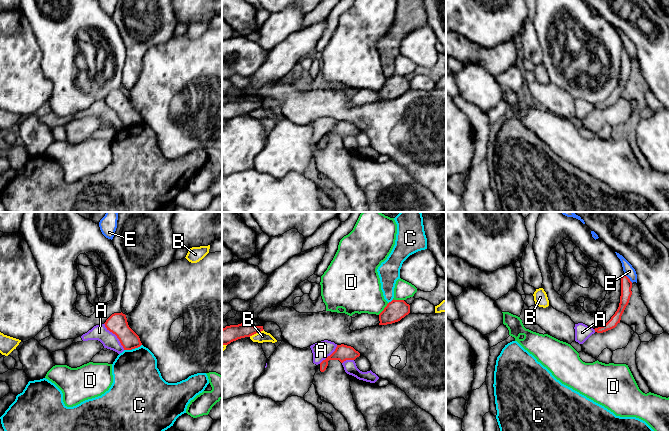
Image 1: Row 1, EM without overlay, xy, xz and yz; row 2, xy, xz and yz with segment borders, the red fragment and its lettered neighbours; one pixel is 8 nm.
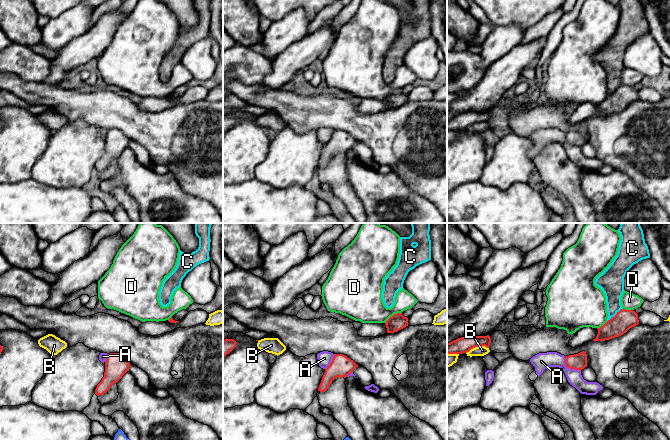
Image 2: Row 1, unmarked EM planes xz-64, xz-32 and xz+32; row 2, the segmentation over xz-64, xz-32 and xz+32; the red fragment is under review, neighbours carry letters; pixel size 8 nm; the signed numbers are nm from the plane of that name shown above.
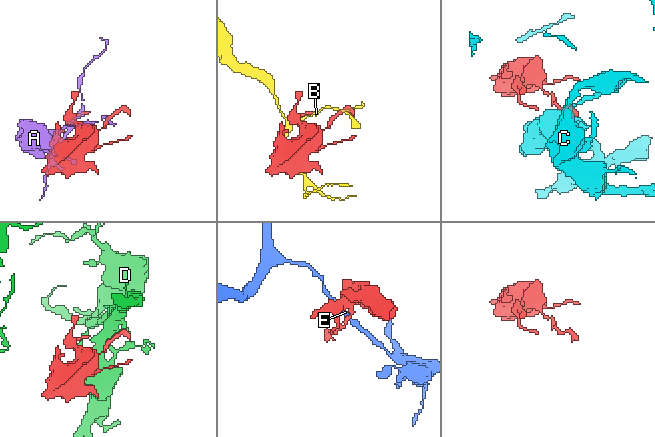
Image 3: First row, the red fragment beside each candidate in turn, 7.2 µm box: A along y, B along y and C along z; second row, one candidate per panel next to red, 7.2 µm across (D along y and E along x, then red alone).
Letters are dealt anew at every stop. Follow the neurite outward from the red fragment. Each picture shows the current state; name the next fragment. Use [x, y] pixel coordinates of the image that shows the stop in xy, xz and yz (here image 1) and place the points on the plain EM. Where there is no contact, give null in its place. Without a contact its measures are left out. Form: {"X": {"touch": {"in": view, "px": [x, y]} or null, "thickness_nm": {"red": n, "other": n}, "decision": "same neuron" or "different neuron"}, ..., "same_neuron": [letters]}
{"A": {"touch": {"in": "xy", "px": [116, 111]}, "thickness_nm": {"red": 160, "other": 130}, "decision": "different neuron"}, "B": {"touch": {"in": "xz", "px": [256, 108]}, "thickness_nm": {"red": 130, "other": 90}, "decision": "different neuron"}, "C": {"touch": {"in": "xy", "px": [132, 124]}, "thickness_nm": {"red": 160, "other": 380}, "decision": "different neuron"}, "D": {"touch": {"in": "xz", "px": [384, 85]}, "thickness_nm": {"red": 160, "other": 360}, "decision": "different neuron"}, "E": {"touch": {"in": "yz", "px": [628, 54]}, "thickness_nm": {"red": 90, "other": 90}, "decision": "different neuron"}, "same_neuron": []}

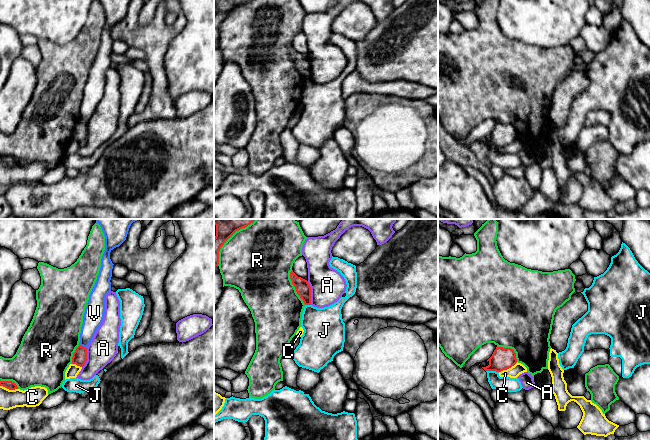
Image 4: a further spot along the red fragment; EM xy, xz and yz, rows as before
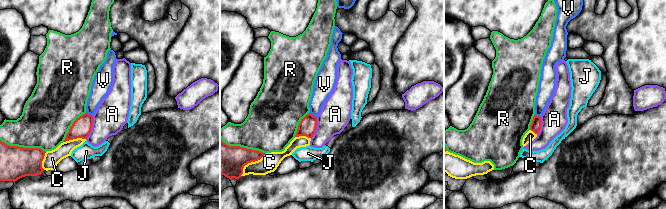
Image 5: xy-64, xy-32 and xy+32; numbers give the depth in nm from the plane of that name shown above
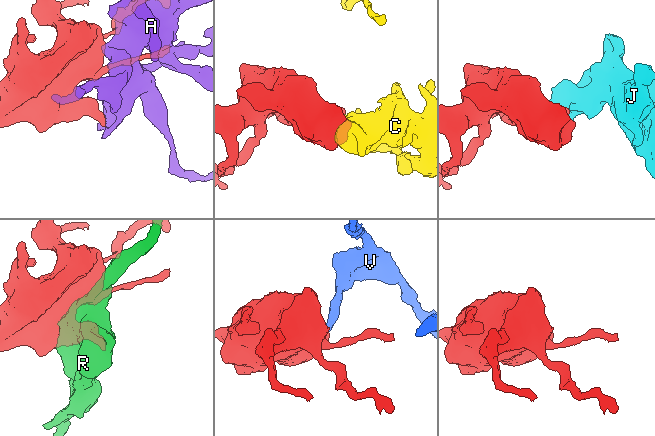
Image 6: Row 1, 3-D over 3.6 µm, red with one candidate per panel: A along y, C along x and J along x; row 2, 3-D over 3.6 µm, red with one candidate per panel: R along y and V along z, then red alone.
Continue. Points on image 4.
{"A": {"touch": {"in": "xz", "px": [310, 69]}, "thickness_nm": {"red": 120, "other": 280}, "decision": "different neuron"}, "C": {"touch": {"in": "yz", "px": [508, 144]}, "thickness_nm": {"red": 180, "other": 90}, "decision": "different neuron"}, "J": {"touch": {"in": "yz", "px": [492, 146]}, "thickness_nm": {"red": 180, "other": 130}, "decision": "different neuron"}, "R": {"touch": {"in": "xz", "px": [294, 62]}, "thickness_nm": {"red": 120, "other": 420}, "decision": "different neuron"}, "V": {"touch": {"in": "xy", "px": [82, 122]}, "thickness_nm": {"red": 120, "other": 160}, "decision": "different neuron"}, "same_neuron": []}

